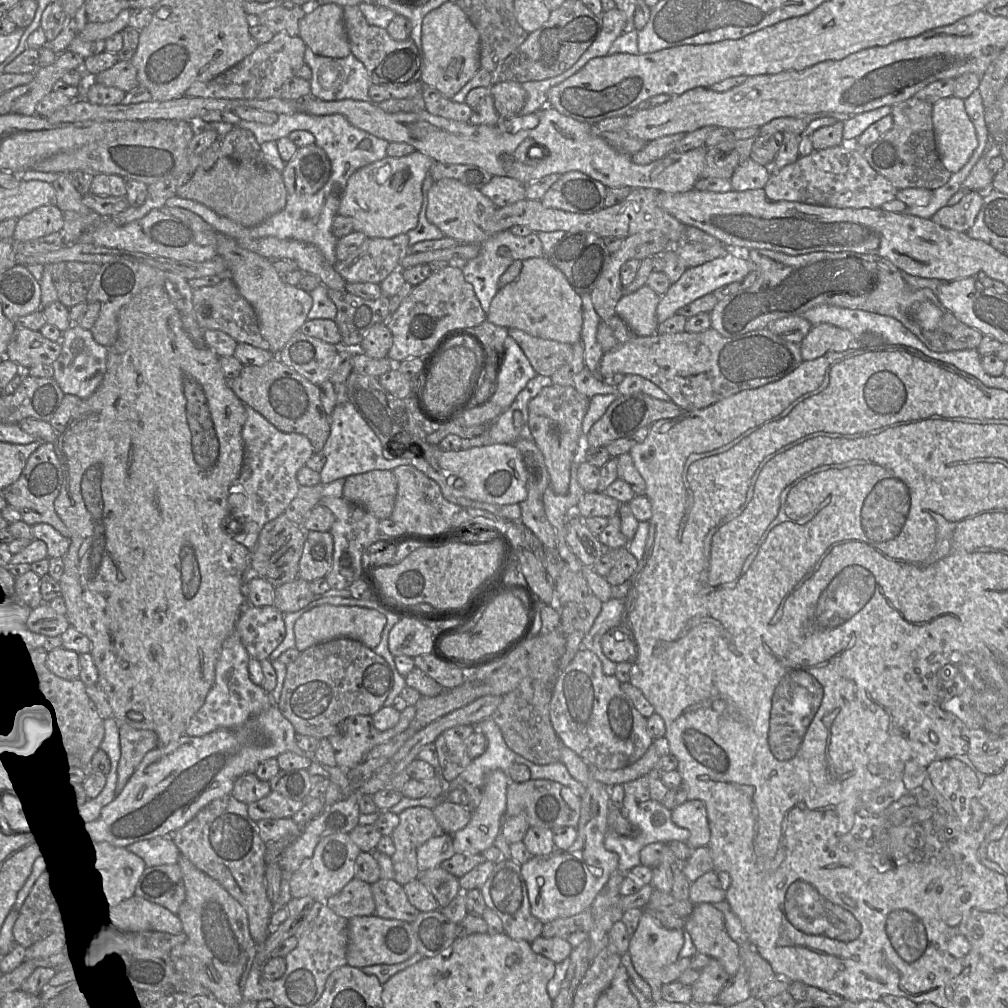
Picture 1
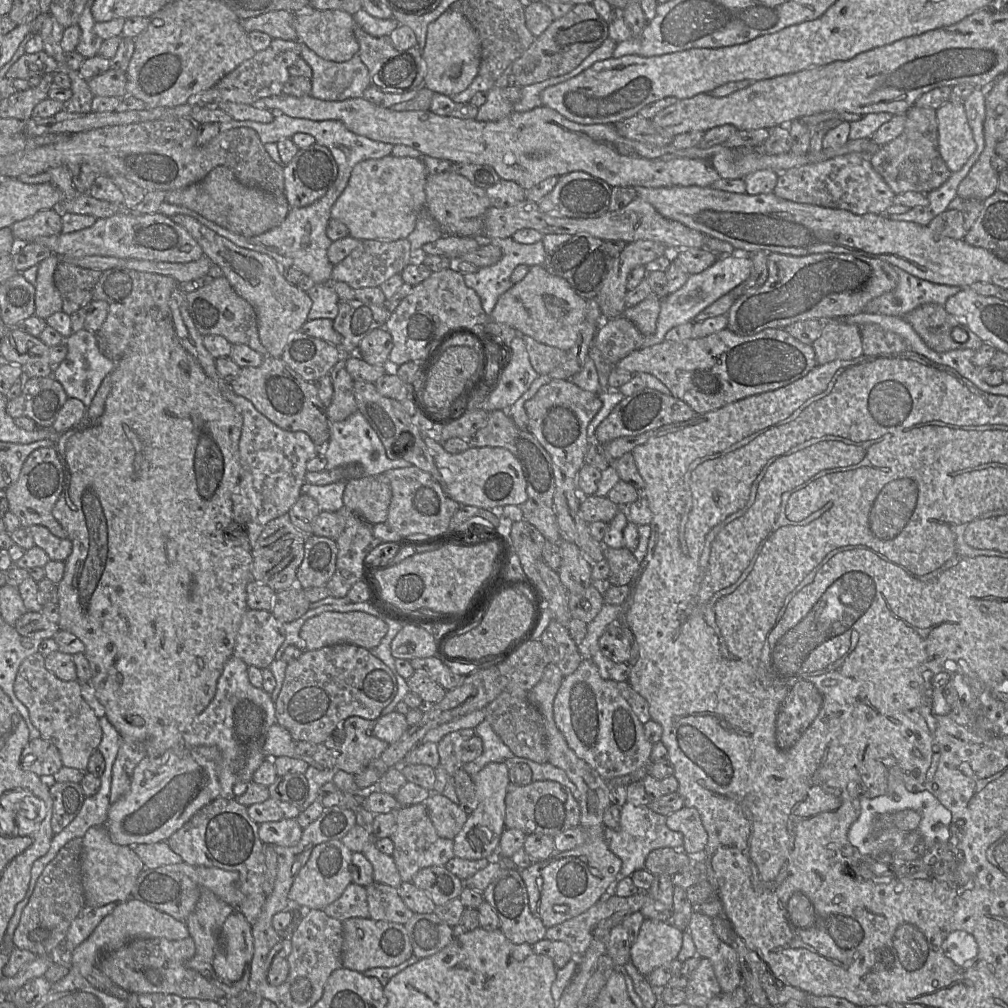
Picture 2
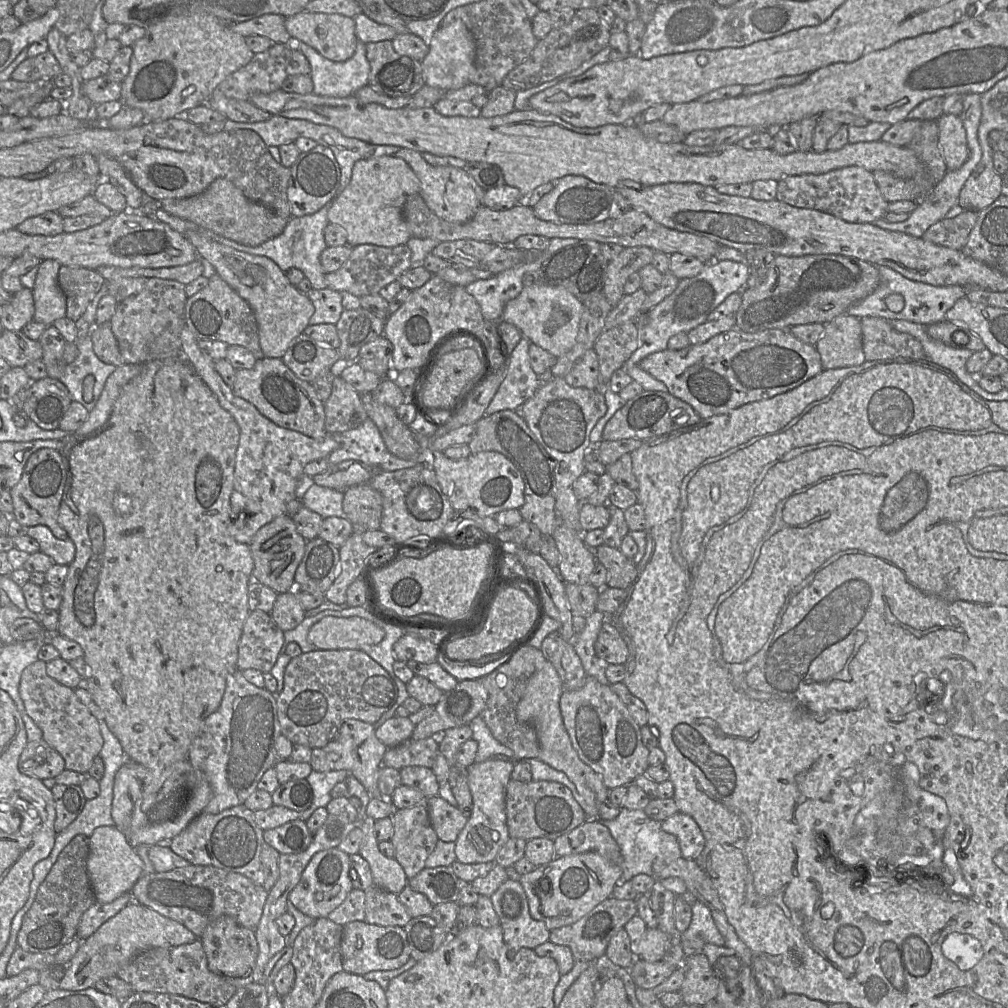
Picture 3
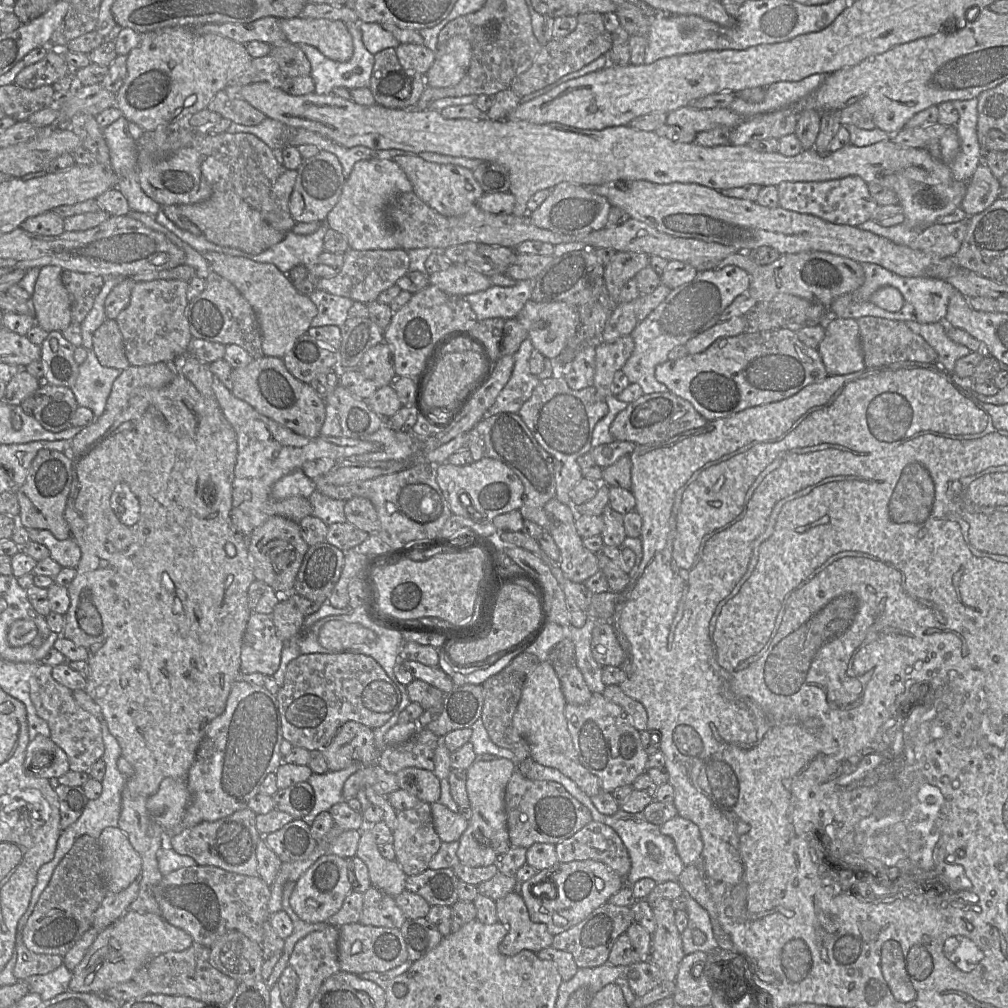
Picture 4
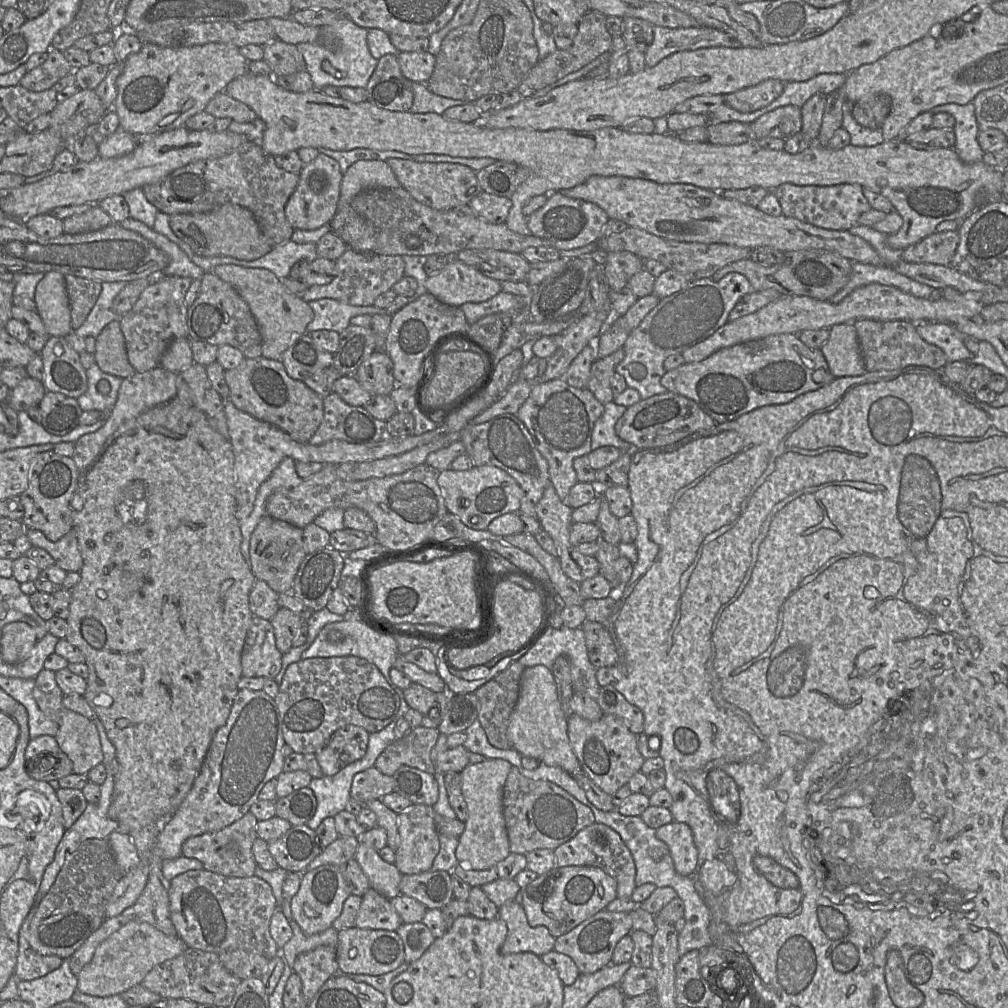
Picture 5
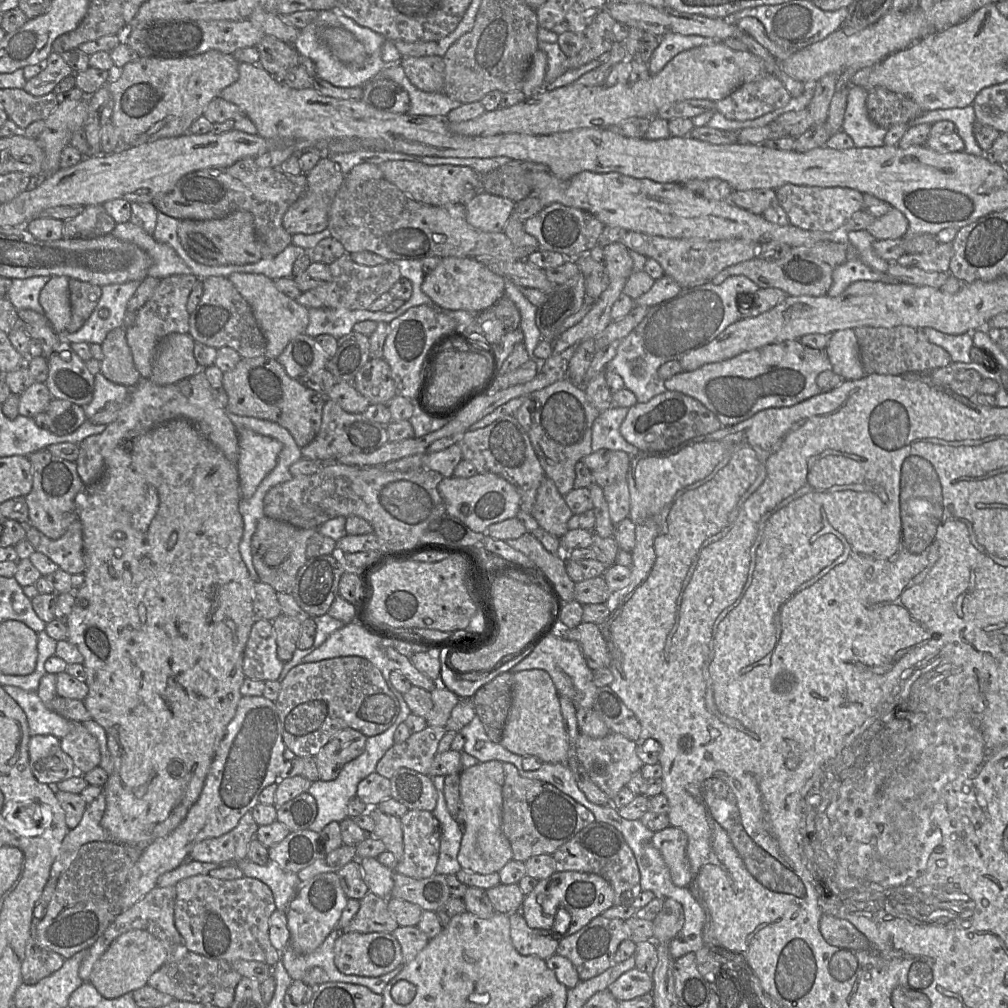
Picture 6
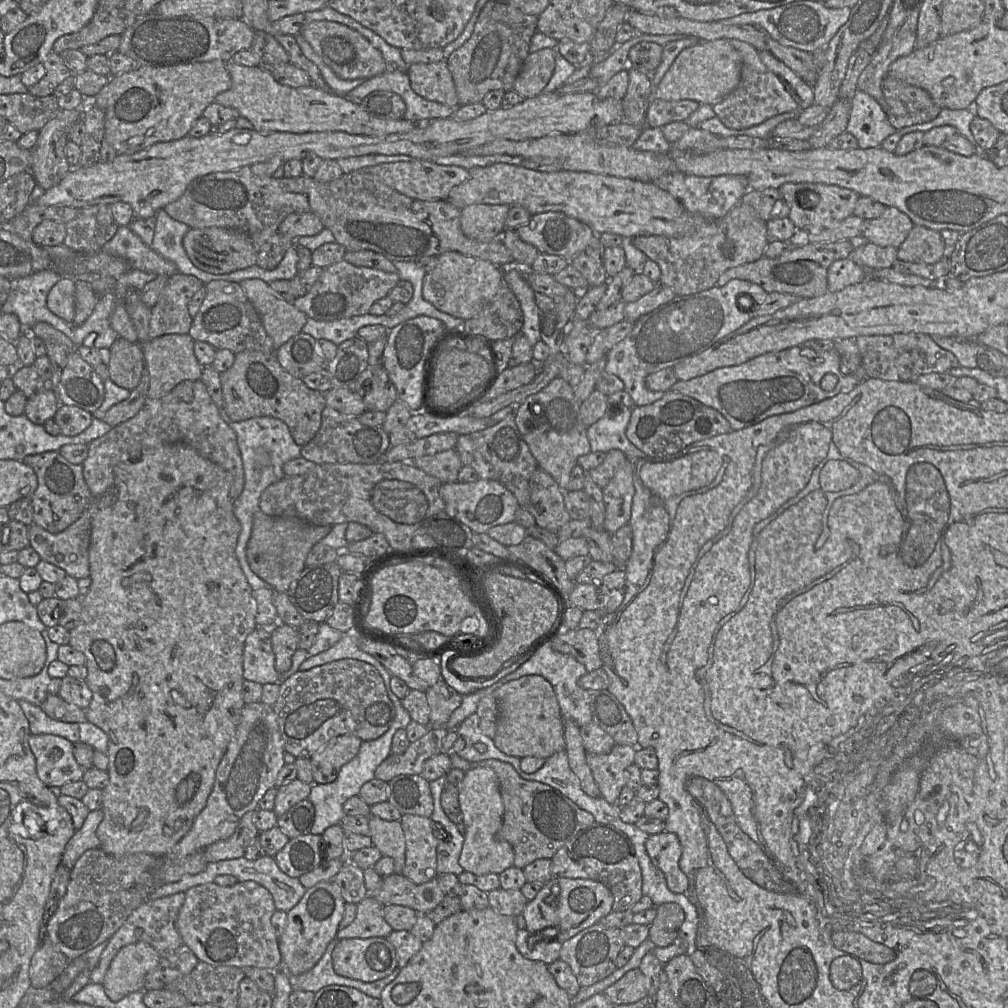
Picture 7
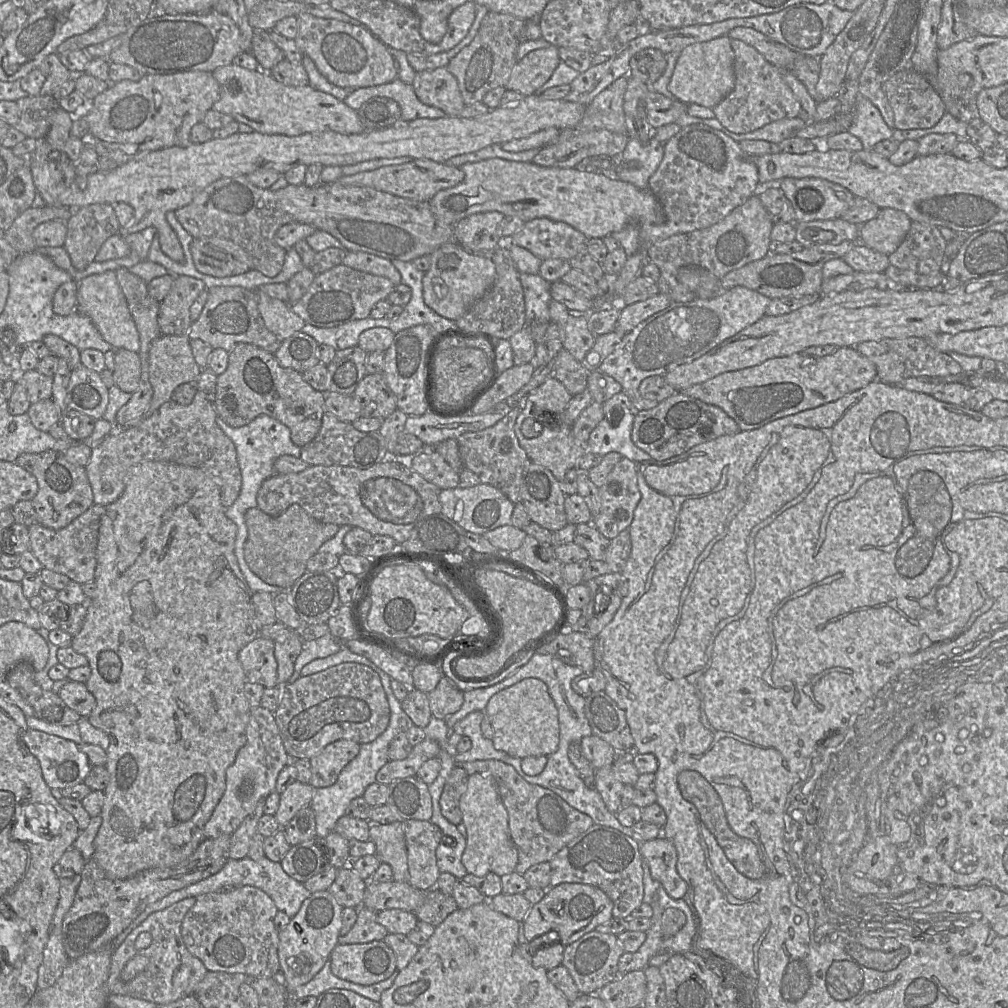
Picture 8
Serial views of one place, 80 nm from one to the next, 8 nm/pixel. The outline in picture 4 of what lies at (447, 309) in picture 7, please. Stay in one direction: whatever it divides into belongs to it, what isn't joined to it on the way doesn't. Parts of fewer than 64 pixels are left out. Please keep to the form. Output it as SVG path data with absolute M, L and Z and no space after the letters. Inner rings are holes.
M452 263L446 270L429 275L429 284L458 296L487 290L492 286L489 277L463 264Z

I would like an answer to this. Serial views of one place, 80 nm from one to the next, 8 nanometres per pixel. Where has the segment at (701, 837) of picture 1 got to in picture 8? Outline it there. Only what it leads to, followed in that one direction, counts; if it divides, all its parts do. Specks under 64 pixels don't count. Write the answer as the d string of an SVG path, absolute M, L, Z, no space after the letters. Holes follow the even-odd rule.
M660 835L643 842L639 850L652 877L663 885L672 898L683 898L687 892L687 883L677 871L678 855L673 842Z

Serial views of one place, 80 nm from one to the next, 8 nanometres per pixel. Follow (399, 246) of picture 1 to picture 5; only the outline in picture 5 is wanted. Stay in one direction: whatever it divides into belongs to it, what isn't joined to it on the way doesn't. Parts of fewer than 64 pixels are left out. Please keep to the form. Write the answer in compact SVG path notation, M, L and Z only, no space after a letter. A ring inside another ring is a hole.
M349 248L335 263L336 275L333 280L325 285L308 287L302 297L304 301L308 303L330 298L353 306L371 306L380 294L390 290L404 276L405 269L402 256L360 253Z

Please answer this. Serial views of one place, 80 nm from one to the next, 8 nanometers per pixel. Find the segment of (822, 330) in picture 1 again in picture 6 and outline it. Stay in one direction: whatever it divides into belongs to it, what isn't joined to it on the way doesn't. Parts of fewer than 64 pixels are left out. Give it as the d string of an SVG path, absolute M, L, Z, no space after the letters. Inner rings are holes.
M854 329L832 333L825 352L832 364L832 371L844 380L859 380L865 376Z

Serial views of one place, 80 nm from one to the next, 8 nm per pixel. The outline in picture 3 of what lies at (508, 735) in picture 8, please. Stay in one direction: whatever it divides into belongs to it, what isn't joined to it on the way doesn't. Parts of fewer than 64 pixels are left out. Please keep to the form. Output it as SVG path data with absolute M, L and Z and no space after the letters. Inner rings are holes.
M545 661L543 666L529 678L516 707L516 718L522 723L530 724L535 729L540 746L538 759L565 773L569 780L573 782L578 793L586 802L586 810L583 811L587 821L601 821L599 807L609 799L610 790L604 785L601 776L580 760L572 746L559 707L560 697L563 692L562 683L556 669L549 661Z

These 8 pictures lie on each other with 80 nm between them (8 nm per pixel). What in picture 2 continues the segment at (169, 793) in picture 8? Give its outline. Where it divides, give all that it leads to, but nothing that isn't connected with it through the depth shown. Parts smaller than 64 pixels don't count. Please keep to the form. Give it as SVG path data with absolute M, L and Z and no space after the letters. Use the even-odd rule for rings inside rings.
M151 308L137 317L134 326L133 336L128 344L126 351L118 358L111 375L111 391L105 402L105 409L101 416L94 420L86 418L83 422L63 431L57 432L56 451L63 466L64 481L61 494L53 507L53 516L68 533L68 539L72 542L72 552L65 561L65 572L58 586L58 606L60 612L59 626L61 630L66 630L77 636L85 645L85 656L90 663L92 677L90 684L96 692L96 697L104 706L107 720L120 734L121 739L133 738L144 743L146 756L151 758L161 757L167 751L174 748L190 747L185 746L184 736L195 718L209 705L215 696L218 679L229 658L234 655L234 648L238 630L242 618L249 609L247 606L247 585L251 581L252 552L249 545L230 544L228 537L232 537L231 531L233 522L233 503L232 496L236 491L241 474L241 460L239 452L239 440L241 436L243 417L235 406L222 395L218 386L206 375L198 361L181 345L171 318L164 317L157 308Z

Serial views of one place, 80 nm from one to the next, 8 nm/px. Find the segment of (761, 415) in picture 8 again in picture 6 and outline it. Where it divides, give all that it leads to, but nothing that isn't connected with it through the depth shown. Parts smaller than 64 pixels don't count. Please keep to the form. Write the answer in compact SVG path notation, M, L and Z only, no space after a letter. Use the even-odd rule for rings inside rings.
M787 340L743 352L733 358L708 363L693 371L682 371L664 381L668 391L677 391L691 396L713 412L722 426L738 424L759 411L768 408L789 407L826 390L818 386L817 377L823 371L832 371L832 364L825 349L804 346L799 340Z

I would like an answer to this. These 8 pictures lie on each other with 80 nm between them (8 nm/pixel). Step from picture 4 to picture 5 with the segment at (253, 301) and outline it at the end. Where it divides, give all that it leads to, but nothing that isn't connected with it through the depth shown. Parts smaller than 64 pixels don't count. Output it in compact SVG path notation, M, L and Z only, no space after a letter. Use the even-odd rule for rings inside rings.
M221 264L214 268L213 274L232 285L249 305L262 336L262 356L265 358L281 360L288 347L306 333L307 325L314 318L310 305L286 290L270 270Z

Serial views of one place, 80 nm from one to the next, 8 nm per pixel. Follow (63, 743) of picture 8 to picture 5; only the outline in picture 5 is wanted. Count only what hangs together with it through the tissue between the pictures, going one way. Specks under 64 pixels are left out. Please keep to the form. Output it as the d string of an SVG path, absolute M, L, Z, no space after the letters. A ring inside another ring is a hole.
M41 735L29 740L25 750L25 768L35 780L58 781L72 773L72 762L61 751L54 737Z

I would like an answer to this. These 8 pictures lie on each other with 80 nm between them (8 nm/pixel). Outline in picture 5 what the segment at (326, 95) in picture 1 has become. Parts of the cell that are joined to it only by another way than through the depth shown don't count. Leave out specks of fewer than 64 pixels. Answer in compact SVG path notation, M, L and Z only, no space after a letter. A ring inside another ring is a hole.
M347 16L320 27L324 27L323 37L326 35L332 37L331 42L323 39L319 42L303 42L296 45L305 60L306 70L311 76L314 89L322 91L326 86L366 88L378 63L368 47L368 29L358 26Z

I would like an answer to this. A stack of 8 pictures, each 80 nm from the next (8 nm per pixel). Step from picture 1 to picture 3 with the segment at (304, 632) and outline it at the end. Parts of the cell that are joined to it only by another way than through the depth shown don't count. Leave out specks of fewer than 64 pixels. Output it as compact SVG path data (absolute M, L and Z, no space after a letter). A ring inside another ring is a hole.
M325 616L307 634L308 641L317 650L362 650L377 645L384 637L384 629L359 616Z

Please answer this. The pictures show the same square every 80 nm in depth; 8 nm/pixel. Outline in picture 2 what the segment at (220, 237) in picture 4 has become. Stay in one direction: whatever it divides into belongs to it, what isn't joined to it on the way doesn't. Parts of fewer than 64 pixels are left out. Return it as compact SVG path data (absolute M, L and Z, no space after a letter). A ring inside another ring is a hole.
M225 166L215 167L197 183L166 192L165 202L184 206L244 237L257 236L279 226L290 210L284 192L273 194L259 188L245 186Z

